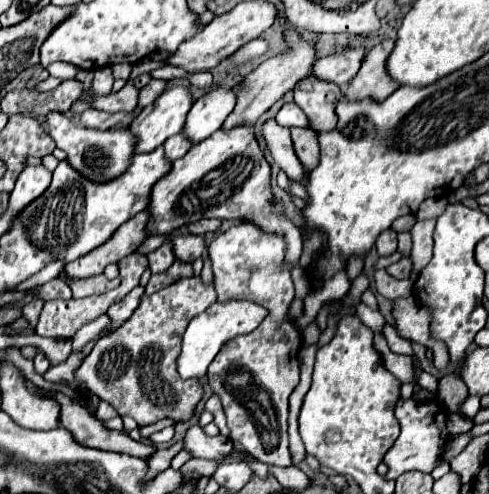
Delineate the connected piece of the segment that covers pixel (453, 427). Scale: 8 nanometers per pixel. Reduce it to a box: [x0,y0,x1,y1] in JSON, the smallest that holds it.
[447,413,473,435]

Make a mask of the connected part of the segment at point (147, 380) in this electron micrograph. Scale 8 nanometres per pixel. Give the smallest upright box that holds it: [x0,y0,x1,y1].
[75,277,217,425]

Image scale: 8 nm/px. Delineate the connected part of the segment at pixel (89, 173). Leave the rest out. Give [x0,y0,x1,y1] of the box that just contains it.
[47,111,133,181]

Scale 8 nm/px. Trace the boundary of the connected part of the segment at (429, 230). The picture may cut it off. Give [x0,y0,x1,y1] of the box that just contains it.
[411,219,435,279]

